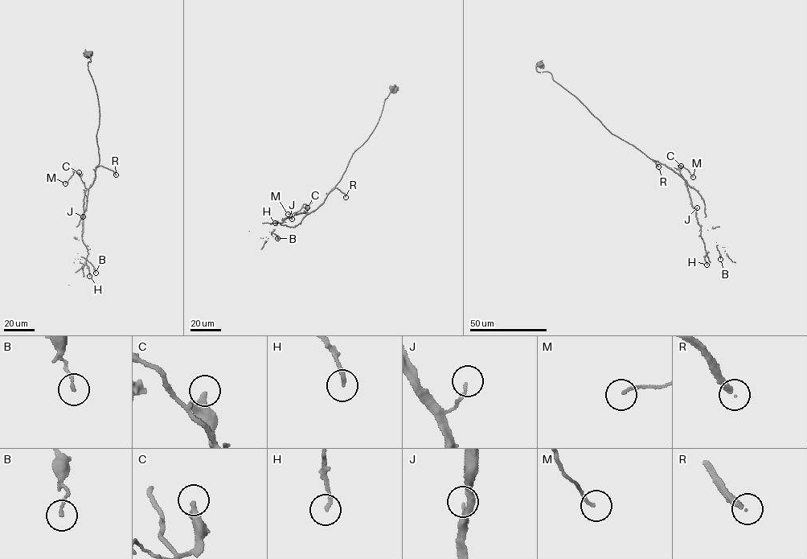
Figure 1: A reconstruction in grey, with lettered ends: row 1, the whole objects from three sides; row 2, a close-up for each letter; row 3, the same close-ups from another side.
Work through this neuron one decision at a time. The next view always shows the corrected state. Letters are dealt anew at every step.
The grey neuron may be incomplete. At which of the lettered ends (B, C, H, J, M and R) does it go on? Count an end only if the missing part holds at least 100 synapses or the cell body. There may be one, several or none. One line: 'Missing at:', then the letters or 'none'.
Missing at: R

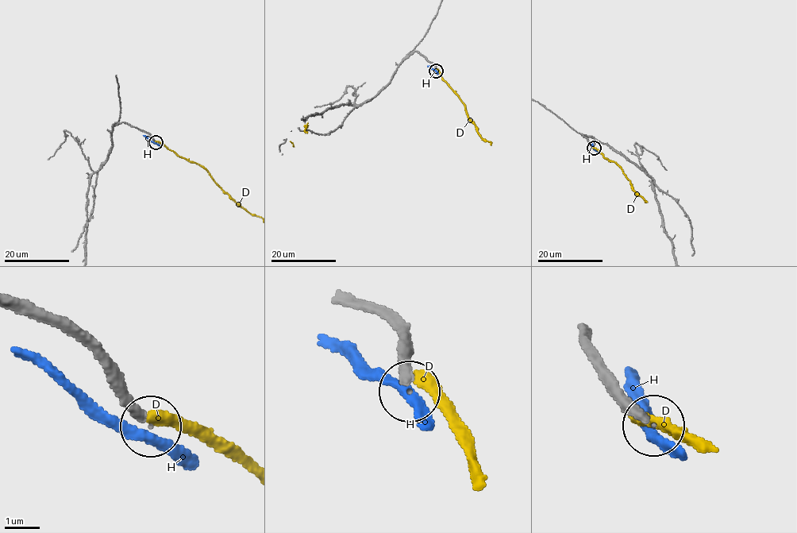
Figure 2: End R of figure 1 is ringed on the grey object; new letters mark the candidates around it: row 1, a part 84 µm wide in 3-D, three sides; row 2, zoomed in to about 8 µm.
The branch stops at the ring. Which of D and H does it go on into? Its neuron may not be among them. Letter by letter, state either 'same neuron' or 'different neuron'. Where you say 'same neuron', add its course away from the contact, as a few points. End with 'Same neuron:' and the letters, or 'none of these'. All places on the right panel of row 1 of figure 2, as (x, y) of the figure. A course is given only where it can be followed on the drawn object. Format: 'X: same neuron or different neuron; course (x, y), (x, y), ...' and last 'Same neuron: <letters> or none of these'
D: different neuron
H: different neuron
Same neuron: none of these

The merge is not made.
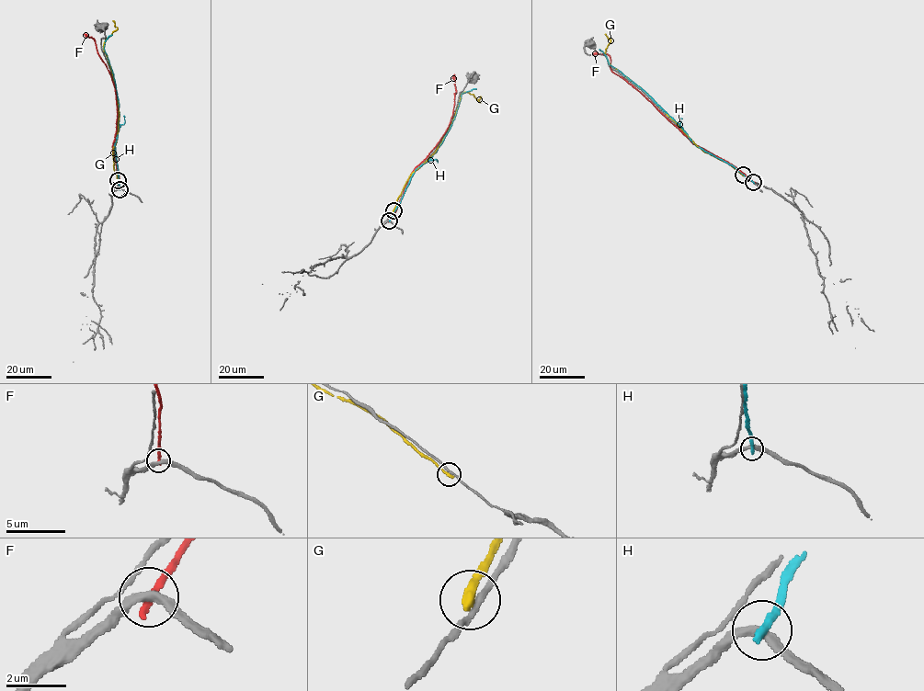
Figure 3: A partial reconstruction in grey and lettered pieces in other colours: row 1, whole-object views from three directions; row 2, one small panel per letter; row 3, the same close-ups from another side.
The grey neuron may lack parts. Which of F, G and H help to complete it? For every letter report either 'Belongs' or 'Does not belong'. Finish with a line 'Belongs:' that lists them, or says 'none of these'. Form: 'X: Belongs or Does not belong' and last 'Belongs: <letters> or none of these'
F: Does not belong
G: Does not belong
H: Does not belong
Belongs: none of these

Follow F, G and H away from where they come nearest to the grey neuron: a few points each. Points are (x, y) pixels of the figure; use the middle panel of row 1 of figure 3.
F: (389, 220), (415, 168), (436, 145), (448, 127), (456, 94), (454, 74)
G: (393, 210), (409, 176), (428, 159), (443, 140), (462, 94), (469, 92), (480, 102), (480, 96)
H: (390, 220), (414, 172), (429, 161), (441, 143), (462, 94), (476, 88)

